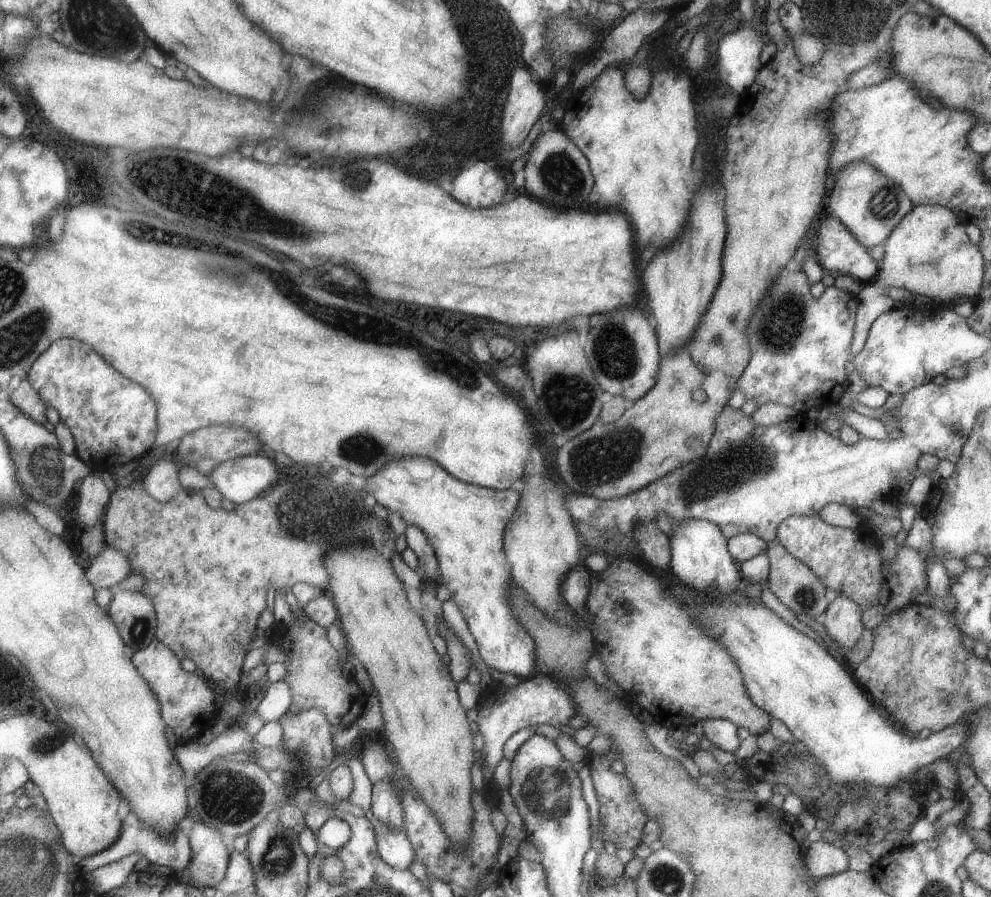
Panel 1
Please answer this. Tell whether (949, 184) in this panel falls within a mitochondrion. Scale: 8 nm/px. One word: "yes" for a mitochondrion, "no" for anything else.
no

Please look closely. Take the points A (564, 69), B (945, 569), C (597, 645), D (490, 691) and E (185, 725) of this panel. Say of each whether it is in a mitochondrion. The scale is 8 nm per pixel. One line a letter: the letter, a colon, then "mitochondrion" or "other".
A: other
B: other
C: other
D: other
E: other

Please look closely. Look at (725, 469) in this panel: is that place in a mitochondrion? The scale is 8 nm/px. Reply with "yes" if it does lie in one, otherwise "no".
yes

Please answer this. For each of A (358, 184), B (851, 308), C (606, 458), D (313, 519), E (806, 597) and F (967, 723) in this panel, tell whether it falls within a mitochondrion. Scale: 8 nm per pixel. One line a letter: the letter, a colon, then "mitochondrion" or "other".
A: mitochondrion
B: other
C: mitochondrion
D: mitochondrion
E: mitochondrion
F: other

